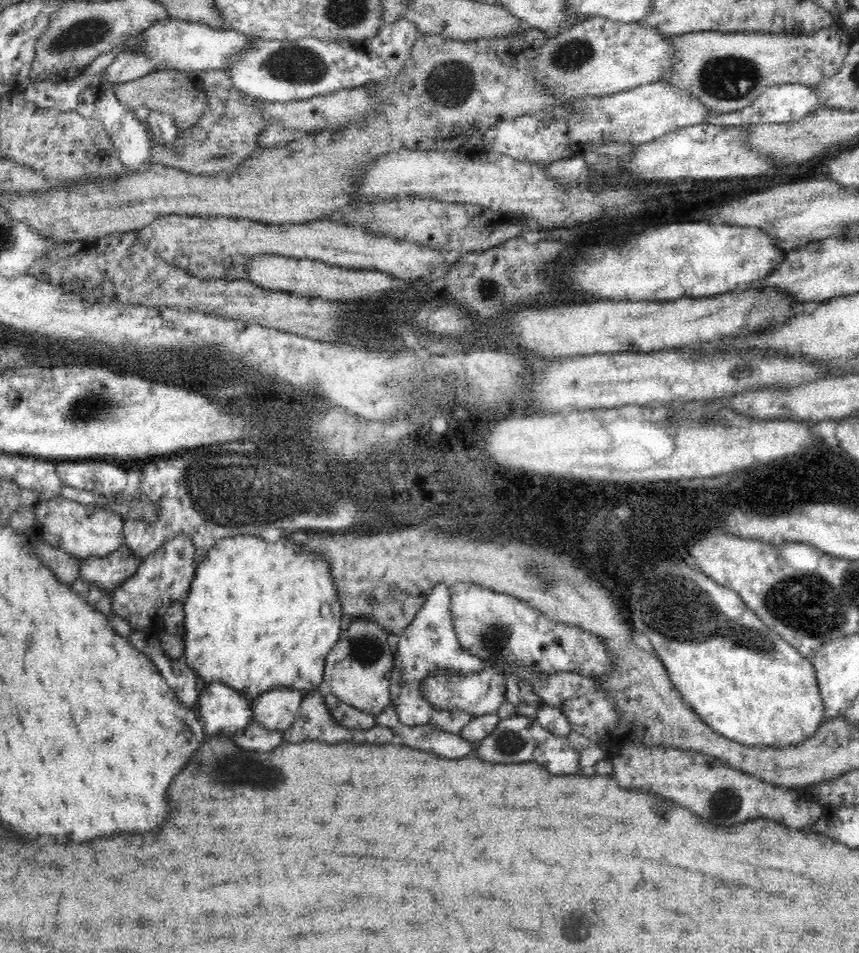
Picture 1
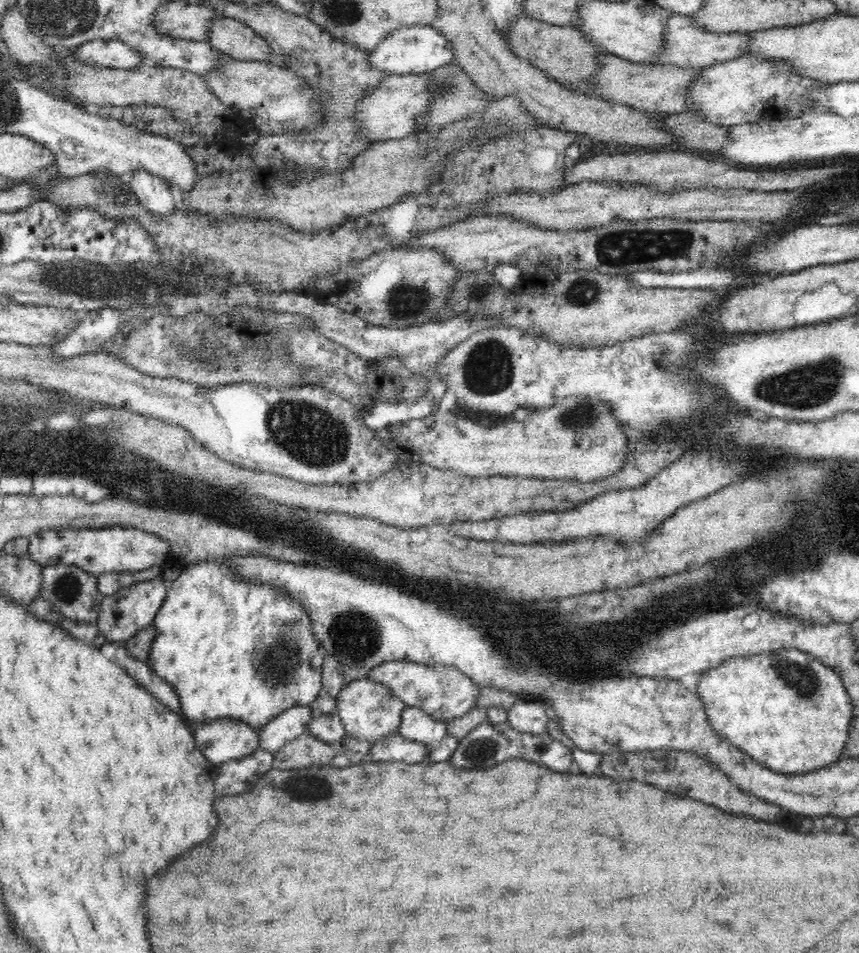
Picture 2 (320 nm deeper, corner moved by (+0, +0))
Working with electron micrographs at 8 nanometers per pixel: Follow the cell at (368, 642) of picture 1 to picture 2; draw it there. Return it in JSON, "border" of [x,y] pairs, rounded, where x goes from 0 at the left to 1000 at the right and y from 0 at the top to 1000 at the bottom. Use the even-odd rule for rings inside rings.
{"border":[[[419,712],[396,725],[392,742],[402,771],[435,781],[452,771],[461,770],[467,760],[469,745],[474,740],[452,720],[428,712]]]}

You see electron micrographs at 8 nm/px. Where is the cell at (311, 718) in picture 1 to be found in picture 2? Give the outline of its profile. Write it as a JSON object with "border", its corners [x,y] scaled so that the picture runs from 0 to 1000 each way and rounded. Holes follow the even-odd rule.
{"border":[[[354,771],[336,779],[319,793],[315,806],[347,808],[354,804],[391,804],[403,806],[427,797],[433,780],[402,771],[393,779],[377,780],[363,771]]]}

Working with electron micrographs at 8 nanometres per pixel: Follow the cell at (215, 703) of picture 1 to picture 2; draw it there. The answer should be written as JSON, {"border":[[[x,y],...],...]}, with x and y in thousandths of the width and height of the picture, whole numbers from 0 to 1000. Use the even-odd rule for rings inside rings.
{"border":[[[268,754],[235,761],[228,764],[225,773],[231,787],[249,805],[284,797],[302,786],[302,767]]]}

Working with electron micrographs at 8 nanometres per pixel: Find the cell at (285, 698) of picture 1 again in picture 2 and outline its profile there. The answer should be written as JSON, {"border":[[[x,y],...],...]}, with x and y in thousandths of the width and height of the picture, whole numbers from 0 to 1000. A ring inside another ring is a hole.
{"border":[[[361,740],[336,743],[319,756],[310,759],[302,767],[302,785],[318,793],[336,779],[361,771],[363,748]]]}

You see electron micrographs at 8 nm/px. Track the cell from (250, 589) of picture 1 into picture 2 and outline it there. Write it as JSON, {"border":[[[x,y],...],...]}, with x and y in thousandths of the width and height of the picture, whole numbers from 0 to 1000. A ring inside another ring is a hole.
{"border":[[[253,588],[235,589],[234,591],[215,594],[215,597],[211,599],[205,609],[194,614],[193,627],[186,634],[177,657],[180,662],[179,674],[170,696],[177,702],[177,706],[184,708],[187,714],[200,720],[200,723],[207,727],[210,745],[219,753],[219,760],[226,762],[226,764],[251,758],[253,756],[268,754],[268,757],[284,758],[291,761],[293,765],[300,767],[310,759],[319,756],[319,753],[336,743],[362,740],[371,731],[371,726],[376,723],[374,705],[380,684],[374,678],[373,673],[366,667],[362,650],[359,643],[354,641],[354,637],[342,631],[328,618],[319,618],[314,614],[300,614],[300,612],[289,612],[289,610],[275,608],[270,601],[263,599],[263,593],[254,591]]]}

